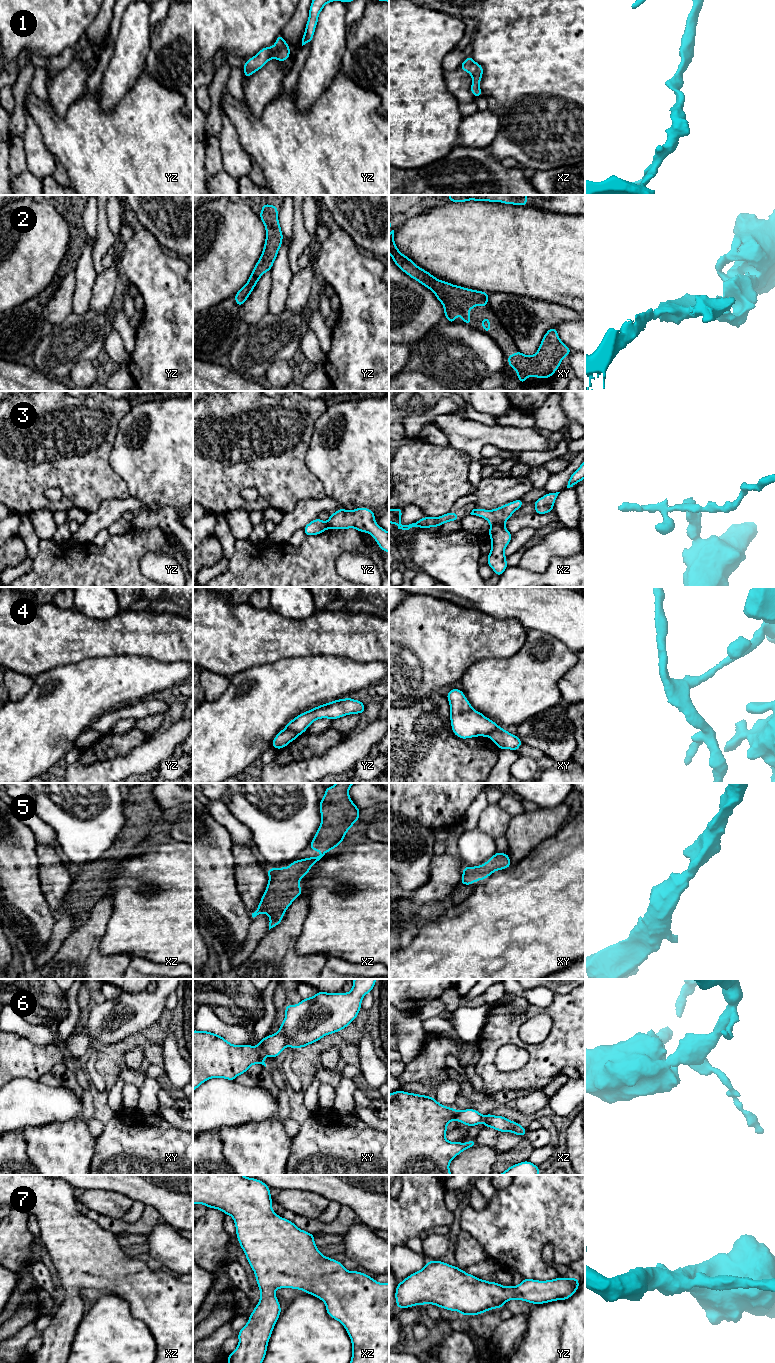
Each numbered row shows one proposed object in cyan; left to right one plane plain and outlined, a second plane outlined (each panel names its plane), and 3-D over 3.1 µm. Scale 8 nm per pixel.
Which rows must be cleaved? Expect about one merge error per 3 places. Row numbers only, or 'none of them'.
3, 4, 6

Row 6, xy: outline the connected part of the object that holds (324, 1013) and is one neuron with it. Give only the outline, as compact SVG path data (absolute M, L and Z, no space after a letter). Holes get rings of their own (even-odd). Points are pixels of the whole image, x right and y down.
M354 979L353 987L348 993L327 993L319 991L310 998L303 999L296 1005L288 1004L285 1009L285 1019L280 1029L273 1035L267 1035L258 1041L258 1048L268 1057L276 1058L287 1046L294 1050L304 1048L328 1034L339 1032L353 1022L359 1011L363 997L372 992L377 979Z

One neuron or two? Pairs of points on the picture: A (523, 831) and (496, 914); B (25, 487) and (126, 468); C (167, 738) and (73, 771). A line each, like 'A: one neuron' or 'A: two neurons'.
A: two neurons
B: two neurons
C: one neuron

